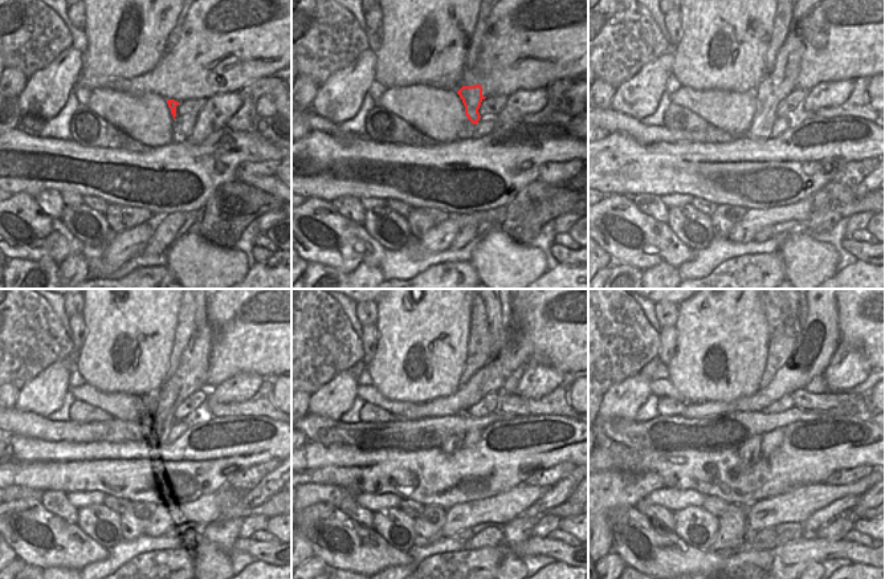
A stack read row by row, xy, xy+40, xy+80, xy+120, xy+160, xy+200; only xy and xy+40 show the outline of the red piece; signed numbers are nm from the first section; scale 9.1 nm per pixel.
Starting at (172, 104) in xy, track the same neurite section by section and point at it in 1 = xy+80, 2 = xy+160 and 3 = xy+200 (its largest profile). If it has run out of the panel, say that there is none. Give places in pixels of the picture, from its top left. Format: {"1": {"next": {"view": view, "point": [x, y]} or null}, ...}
{"1": {"next": {"view": "xy+80", "point": [782, 80]}}, "2": {"next": {"view": "xy+160", "point": [517, 349]}}, "3": {"next": {"view": "xy+200", "point": [816, 342]}}}

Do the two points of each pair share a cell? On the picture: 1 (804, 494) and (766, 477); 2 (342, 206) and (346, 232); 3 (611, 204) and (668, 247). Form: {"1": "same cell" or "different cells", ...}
{"1": "different cells", "2": "different cells", "3": "same cell"}

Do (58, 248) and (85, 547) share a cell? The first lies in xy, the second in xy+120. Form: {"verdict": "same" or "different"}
{"verdict": "same"}

